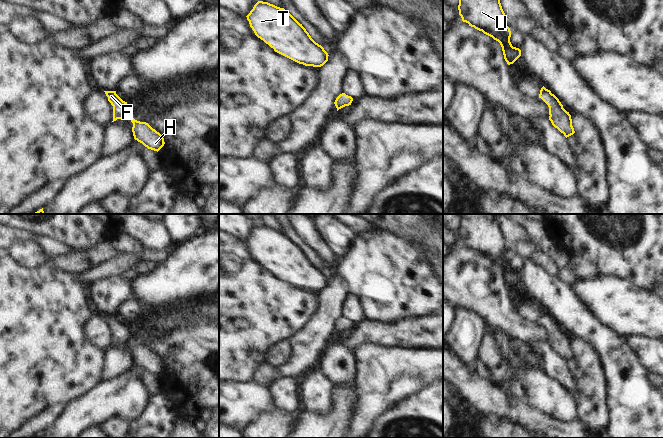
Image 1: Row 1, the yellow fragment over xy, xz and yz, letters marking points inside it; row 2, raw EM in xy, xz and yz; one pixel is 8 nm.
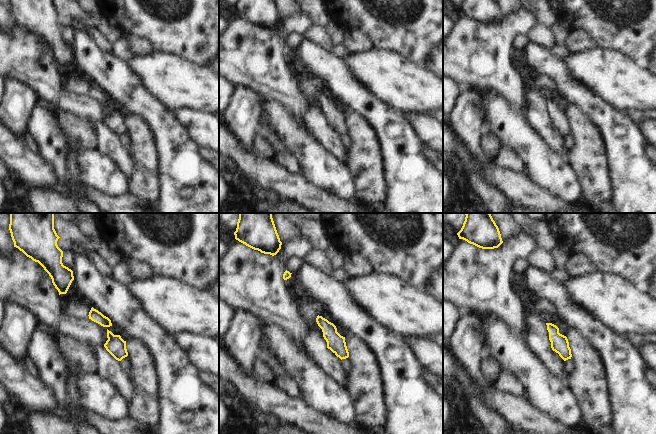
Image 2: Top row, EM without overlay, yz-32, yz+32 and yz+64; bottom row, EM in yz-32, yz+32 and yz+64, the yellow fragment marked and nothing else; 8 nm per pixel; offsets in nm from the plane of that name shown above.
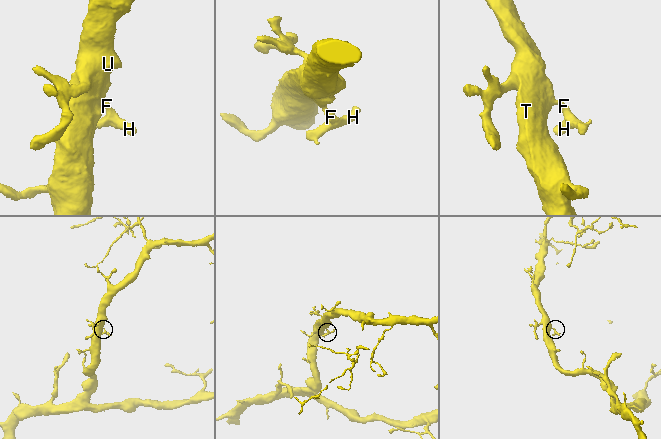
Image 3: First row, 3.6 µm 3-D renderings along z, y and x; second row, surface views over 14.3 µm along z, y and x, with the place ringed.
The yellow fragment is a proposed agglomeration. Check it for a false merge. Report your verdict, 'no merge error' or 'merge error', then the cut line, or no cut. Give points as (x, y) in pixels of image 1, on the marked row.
no merge error; cut none

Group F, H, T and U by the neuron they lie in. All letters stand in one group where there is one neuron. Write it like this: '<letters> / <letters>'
F H T U

